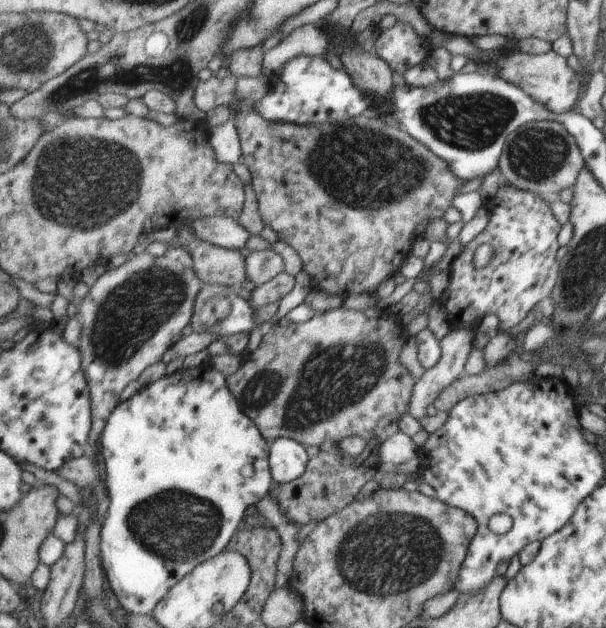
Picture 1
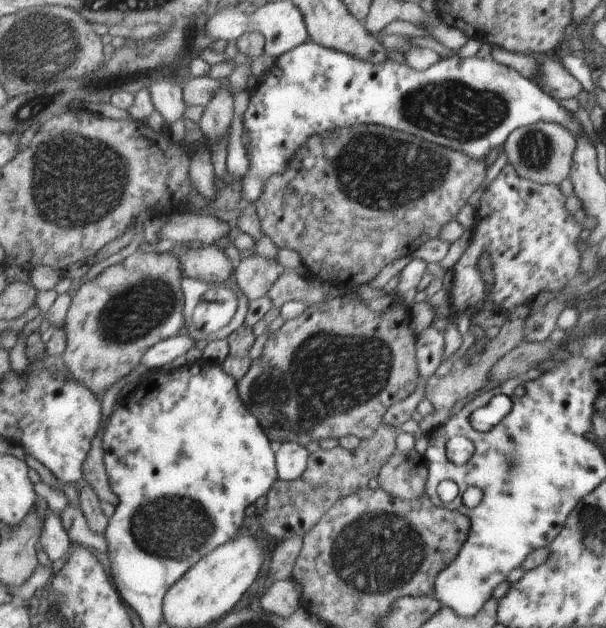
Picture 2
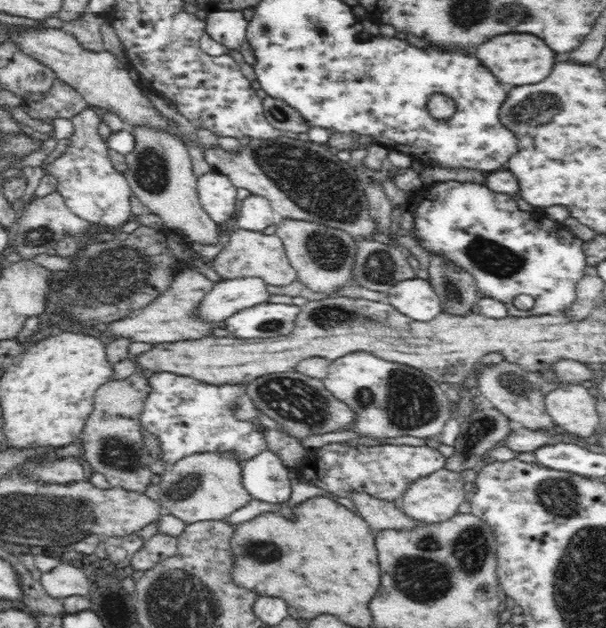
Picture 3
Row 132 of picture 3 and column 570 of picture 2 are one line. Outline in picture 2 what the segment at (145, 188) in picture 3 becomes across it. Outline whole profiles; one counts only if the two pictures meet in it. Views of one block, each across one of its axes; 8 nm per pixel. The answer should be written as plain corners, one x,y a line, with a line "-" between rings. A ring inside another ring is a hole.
537,121
529,126
517,127
509,133
503,143
502,152
519,178
539,183
555,185
568,178
576,138
565,127
555,123

